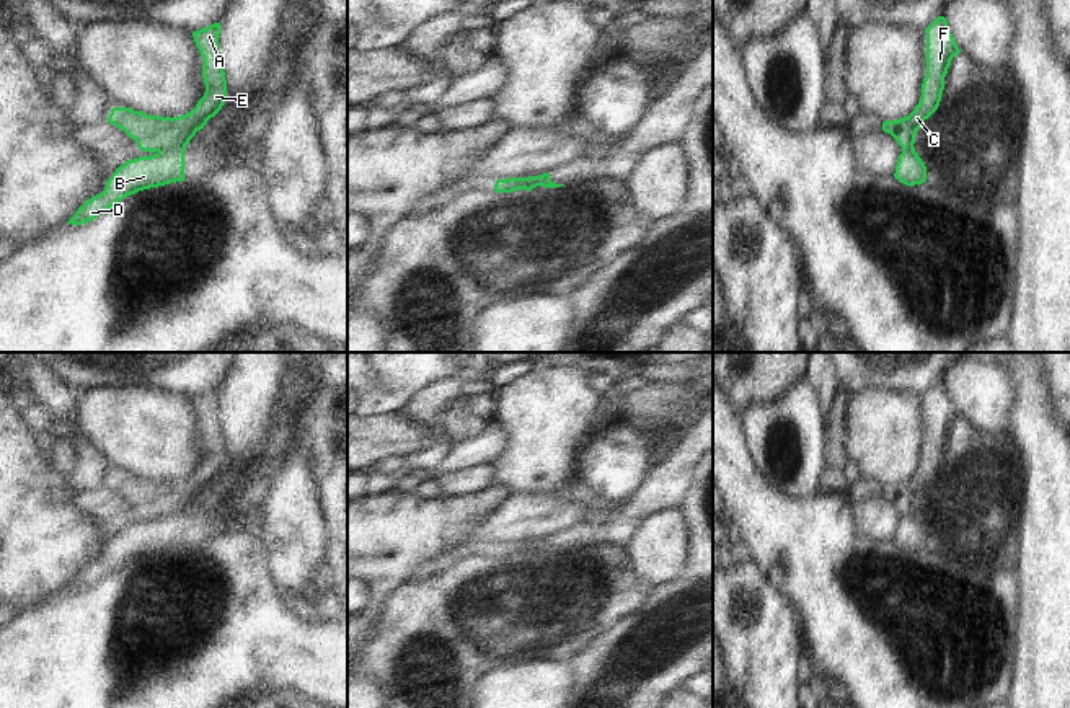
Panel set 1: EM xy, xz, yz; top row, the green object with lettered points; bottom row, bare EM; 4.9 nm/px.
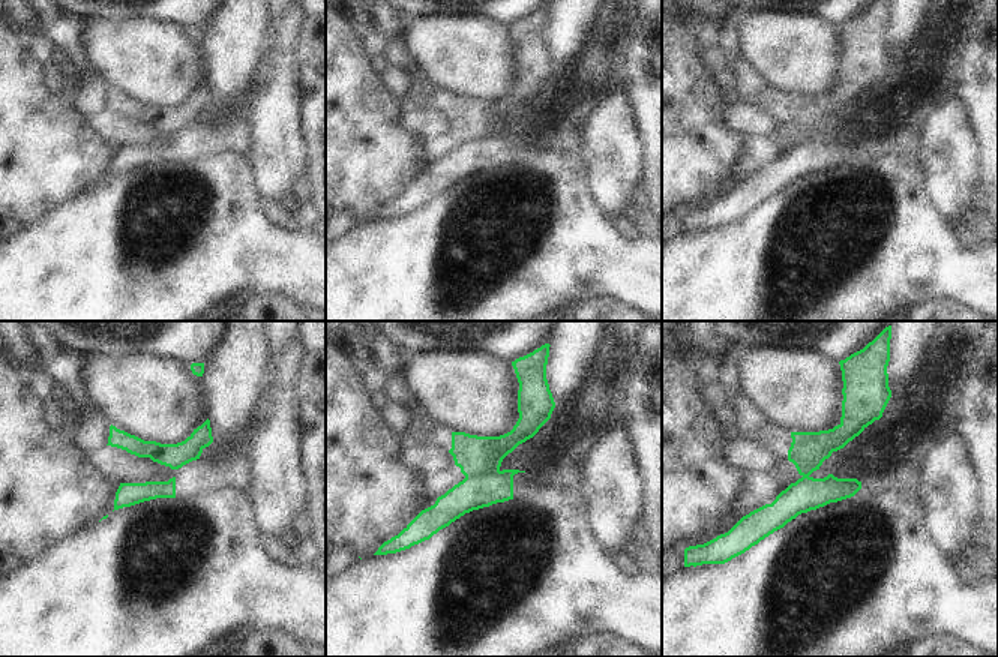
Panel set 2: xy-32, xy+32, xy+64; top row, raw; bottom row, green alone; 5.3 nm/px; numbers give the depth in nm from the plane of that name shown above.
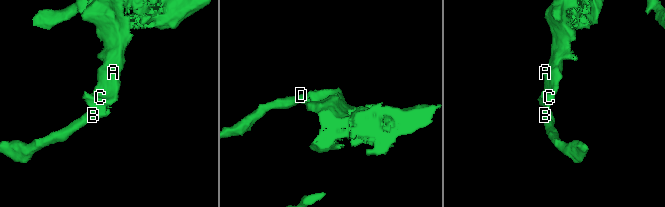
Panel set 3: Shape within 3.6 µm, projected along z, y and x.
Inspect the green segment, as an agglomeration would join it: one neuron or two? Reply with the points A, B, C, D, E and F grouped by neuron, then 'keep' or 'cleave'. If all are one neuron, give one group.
A C E F / B D | cleave

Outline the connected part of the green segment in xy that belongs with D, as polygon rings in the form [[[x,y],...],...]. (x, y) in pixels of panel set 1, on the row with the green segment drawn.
[[[178,147],[127,160],[106,181],[104,191],[85,201],[67,223],[82,225],[91,222],[130,194],[184,181],[184,150],[186,147]]]

